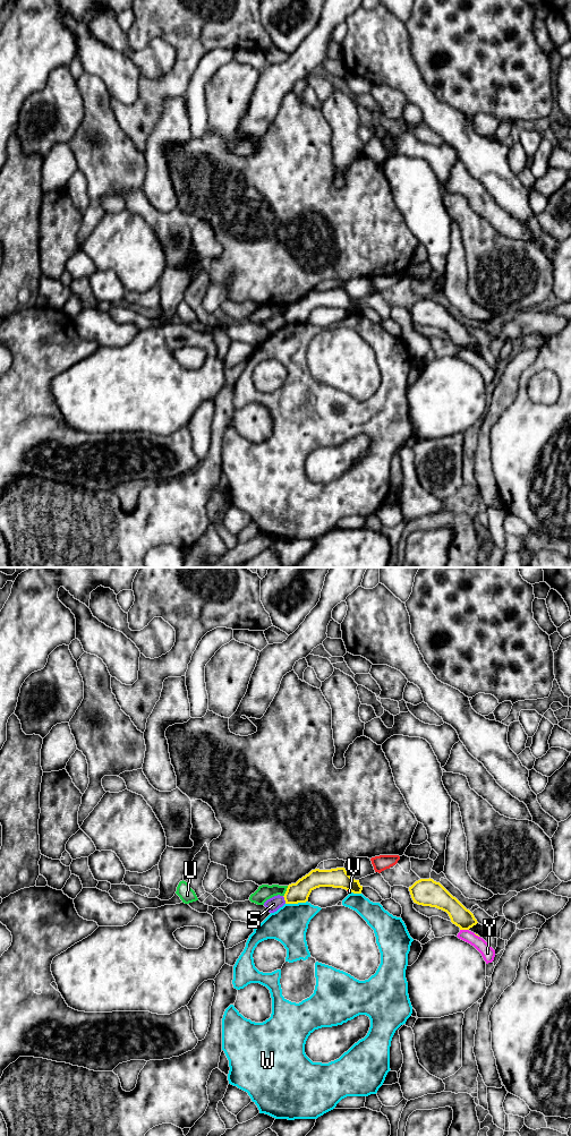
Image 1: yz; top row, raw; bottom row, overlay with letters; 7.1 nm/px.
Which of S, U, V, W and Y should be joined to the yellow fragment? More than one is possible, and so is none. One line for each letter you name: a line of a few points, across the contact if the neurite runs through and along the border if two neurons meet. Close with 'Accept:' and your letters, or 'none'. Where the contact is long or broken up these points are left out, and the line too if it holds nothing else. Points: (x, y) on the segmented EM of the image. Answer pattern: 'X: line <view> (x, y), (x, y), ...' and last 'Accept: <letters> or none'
Accept: none

